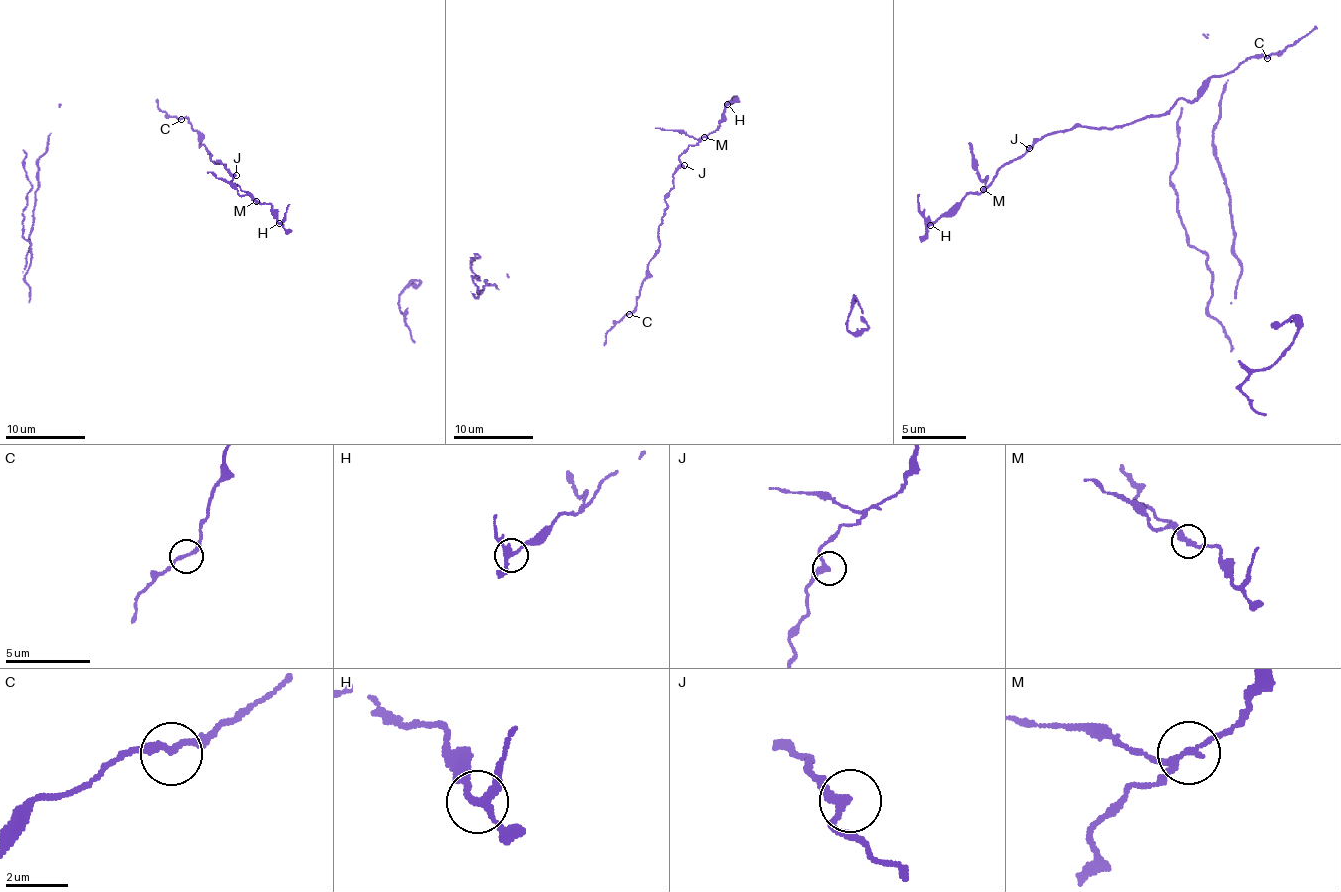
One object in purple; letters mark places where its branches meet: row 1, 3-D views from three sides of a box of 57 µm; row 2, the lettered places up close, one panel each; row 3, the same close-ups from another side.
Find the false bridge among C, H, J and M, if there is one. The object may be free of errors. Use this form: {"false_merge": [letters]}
{"false_merge": ["M"]}

